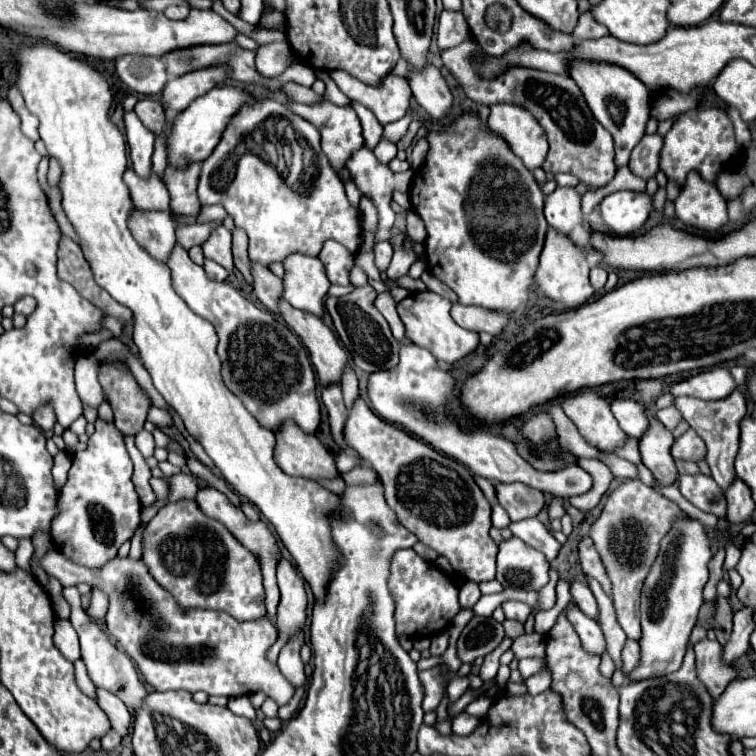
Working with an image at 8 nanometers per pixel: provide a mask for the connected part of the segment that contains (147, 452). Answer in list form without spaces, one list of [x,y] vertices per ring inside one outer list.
[[[141,431],[135,435],[135,444],[144,458],[153,456],[155,450],[154,438],[141,438]]]

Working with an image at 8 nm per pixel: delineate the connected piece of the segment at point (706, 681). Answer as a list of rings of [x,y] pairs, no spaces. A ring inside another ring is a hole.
[[[708,638],[698,642],[694,646],[696,652],[696,666],[698,666],[698,678],[702,678],[702,684],[708,686],[710,694],[718,698],[726,686],[738,678],[738,672],[734,666],[728,666],[722,662],[722,646],[720,642],[710,642]]]

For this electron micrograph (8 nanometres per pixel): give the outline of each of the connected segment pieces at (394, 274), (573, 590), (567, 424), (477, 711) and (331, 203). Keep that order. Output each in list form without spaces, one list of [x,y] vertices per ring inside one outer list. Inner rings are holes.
[[[396,246],[394,248],[394,258],[392,258],[392,264],[390,264],[390,268],[388,268],[388,278],[390,280],[396,280],[396,278],[400,278],[400,276],[406,276],[408,274],[408,270],[410,270],[410,266],[416,262],[416,254],[412,252],[412,250],[406,250],[404,246]]]
[[[572,582],[570,584],[570,594],[572,594],[572,602],[590,618],[598,618],[598,606],[594,600],[594,594],[590,592],[588,584],[582,582]]]
[[[552,402],[548,412],[554,418],[556,430],[558,430],[558,438],[560,438],[560,446],[566,452],[572,452],[576,458],[598,458],[598,450],[594,446],[590,446],[576,430],[576,426],[566,418],[566,414],[562,414],[562,408]]]
[[[478,698],[478,700],[474,700],[472,704],[468,704],[468,714],[470,714],[470,716],[484,718],[486,710],[488,710],[488,698]]]
[[[258,100],[252,106],[244,106],[232,118],[230,126],[222,136],[222,142],[202,164],[198,198],[206,206],[220,204],[232,216],[236,228],[244,230],[250,238],[250,260],[260,262],[262,266],[270,266],[272,262],[284,262],[286,256],[296,252],[306,256],[318,256],[326,240],[340,242],[350,254],[356,254],[360,246],[360,212],[358,208],[350,206],[342,180],[324,156],[320,148],[320,132],[310,122],[302,120],[292,110],[288,110],[288,106],[278,104],[276,100]],[[270,116],[282,116],[292,126],[306,126],[304,138],[314,148],[320,162],[320,176],[310,190],[310,198],[298,198],[298,194],[294,194],[294,190],[288,188],[286,182],[278,176],[276,168],[260,160],[256,154],[244,152],[238,156],[236,148],[260,122]]]

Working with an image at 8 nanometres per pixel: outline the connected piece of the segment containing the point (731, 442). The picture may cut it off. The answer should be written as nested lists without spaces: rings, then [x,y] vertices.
[[[734,390],[728,398],[716,400],[716,402],[706,402],[706,400],[692,398],[692,396],[676,396],[674,398],[674,406],[680,410],[680,414],[688,422],[688,426],[692,430],[696,430],[698,436],[702,436],[702,440],[706,442],[706,446],[708,446],[706,460],[710,464],[712,478],[722,488],[722,492],[726,492],[732,486],[734,476],[736,476],[734,460],[736,460],[736,454],[738,454],[740,420],[746,416],[744,392],[742,390]]]

